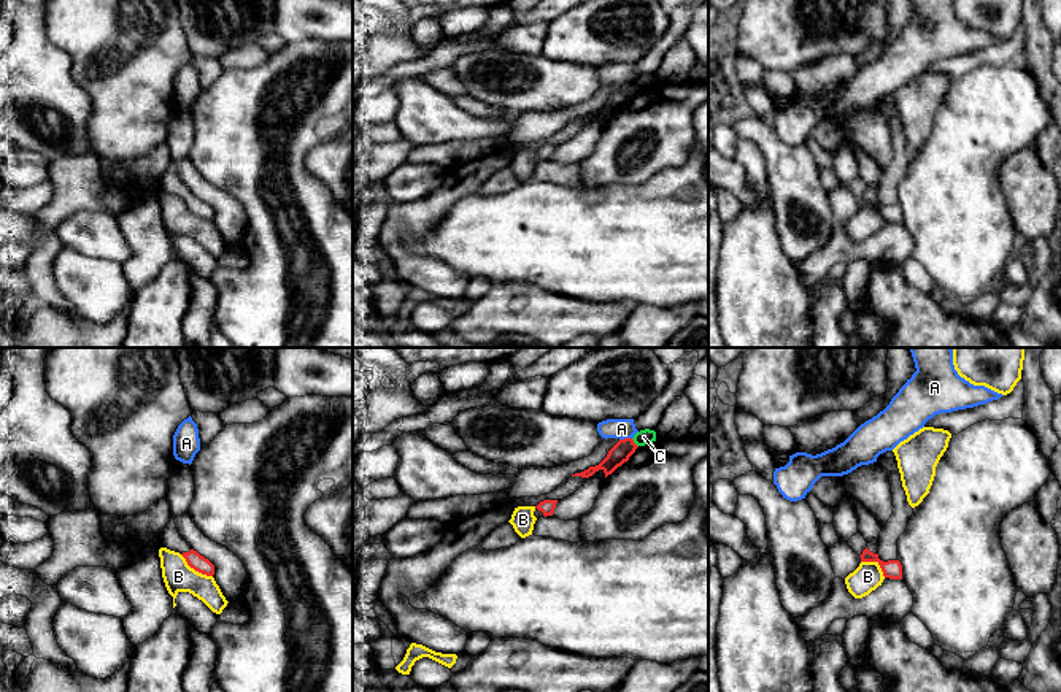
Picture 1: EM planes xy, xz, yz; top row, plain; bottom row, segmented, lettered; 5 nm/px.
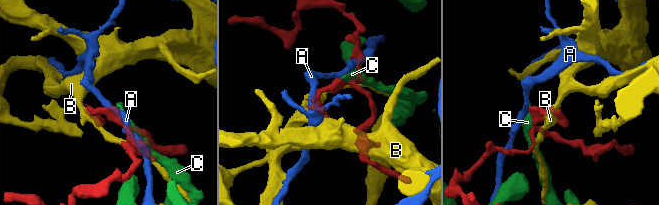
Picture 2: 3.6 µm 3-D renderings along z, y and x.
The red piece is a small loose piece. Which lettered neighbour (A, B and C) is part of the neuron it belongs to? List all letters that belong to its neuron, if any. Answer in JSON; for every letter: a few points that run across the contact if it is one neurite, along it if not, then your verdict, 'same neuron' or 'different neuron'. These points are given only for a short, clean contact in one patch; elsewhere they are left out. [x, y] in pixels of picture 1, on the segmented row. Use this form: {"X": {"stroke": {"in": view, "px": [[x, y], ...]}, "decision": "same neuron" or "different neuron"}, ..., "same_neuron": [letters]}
{"A": {"decision": "different neuron"}, "B": {"decision": "different neuron"}, "C": {"decision": "different neuron"}, "same_neuron": []}

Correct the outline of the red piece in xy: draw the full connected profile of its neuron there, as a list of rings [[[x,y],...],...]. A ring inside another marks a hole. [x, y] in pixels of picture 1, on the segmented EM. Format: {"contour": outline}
{"contour": [[[176,460],[168,478],[168,490],[165,495],[170,505],[170,521],[160,533],[160,540],[164,548],[179,552],[191,568],[202,575],[213,576],[214,565],[187,544],[187,541],[179,535],[175,524],[175,519],[178,516],[189,513],[194,492],[195,482],[192,467],[189,463]]]}

